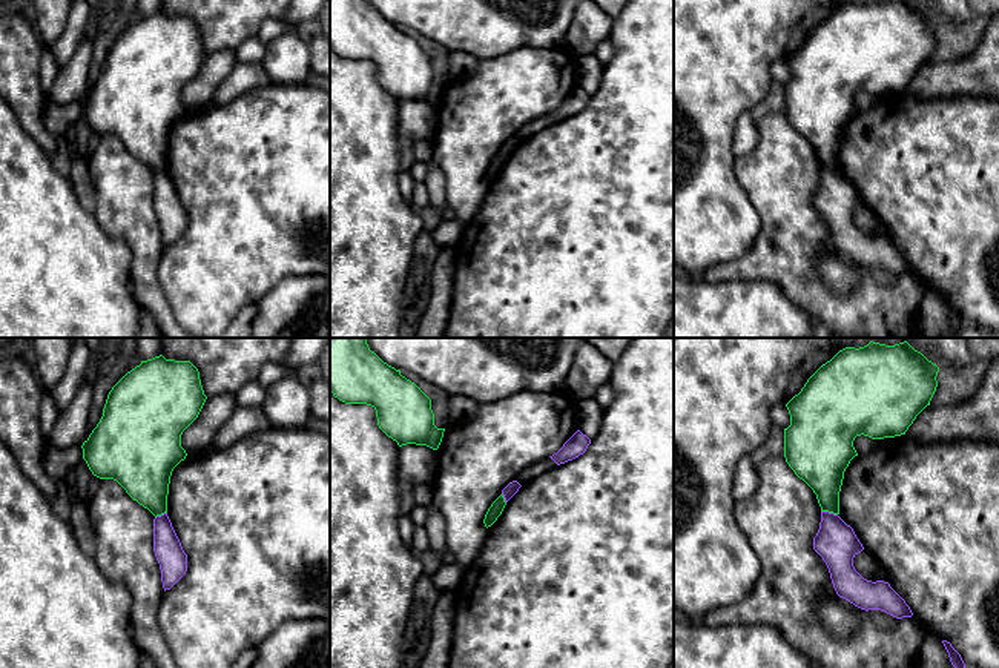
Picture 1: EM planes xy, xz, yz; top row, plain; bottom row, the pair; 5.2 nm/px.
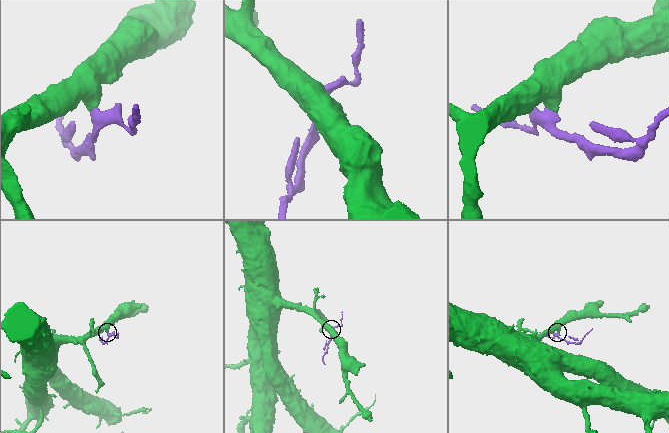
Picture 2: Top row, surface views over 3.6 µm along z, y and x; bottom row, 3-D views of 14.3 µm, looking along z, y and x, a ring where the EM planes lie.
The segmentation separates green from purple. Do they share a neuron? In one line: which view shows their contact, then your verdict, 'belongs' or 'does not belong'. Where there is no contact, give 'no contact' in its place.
contact in yz; does not belong

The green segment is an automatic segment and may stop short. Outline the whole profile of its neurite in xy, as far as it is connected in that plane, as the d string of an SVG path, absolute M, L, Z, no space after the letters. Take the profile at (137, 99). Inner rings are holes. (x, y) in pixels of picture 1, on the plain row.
M163 11L127 28L109 48L103 72L83 98L94 132L117 137L155 174L167 169L173 124L186 115L183 88L207 52L190 17Z

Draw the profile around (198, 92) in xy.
M236 49L207 54L198 74L181 91L181 103L186 109L212 104L218 84L233 71L236 63Z

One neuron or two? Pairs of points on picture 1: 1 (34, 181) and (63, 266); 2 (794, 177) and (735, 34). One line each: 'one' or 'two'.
1: one
2: two

